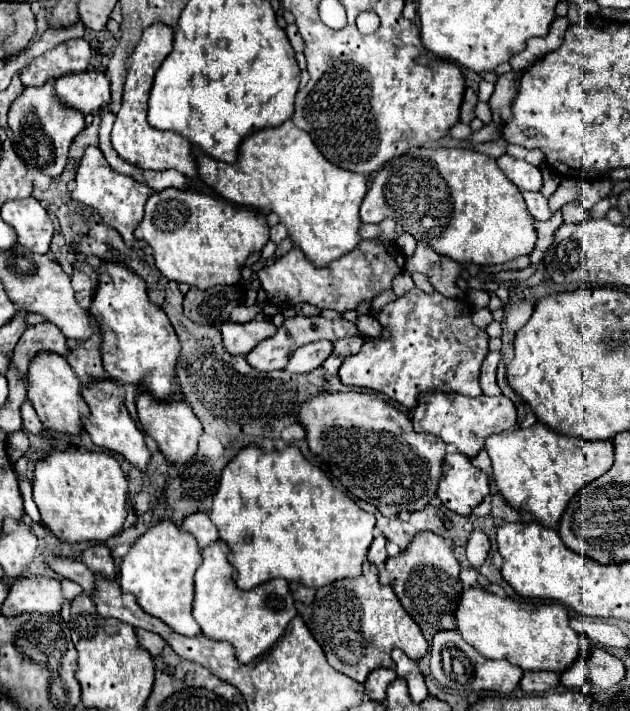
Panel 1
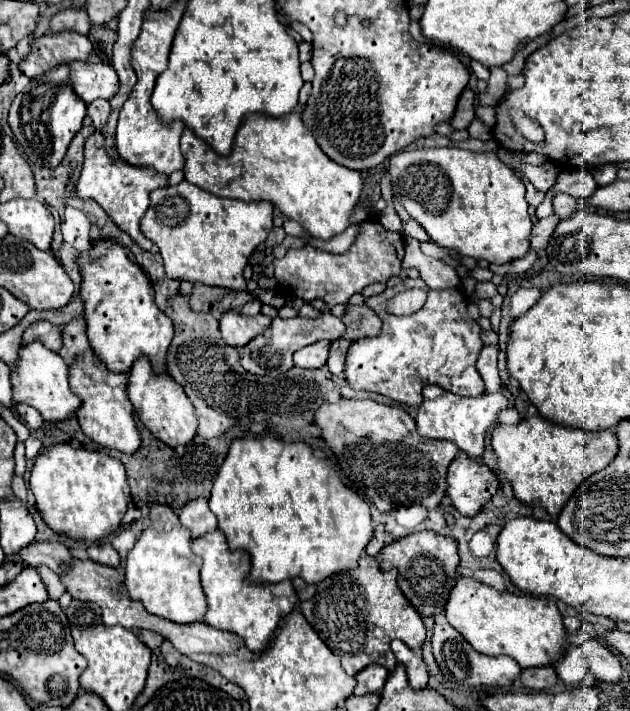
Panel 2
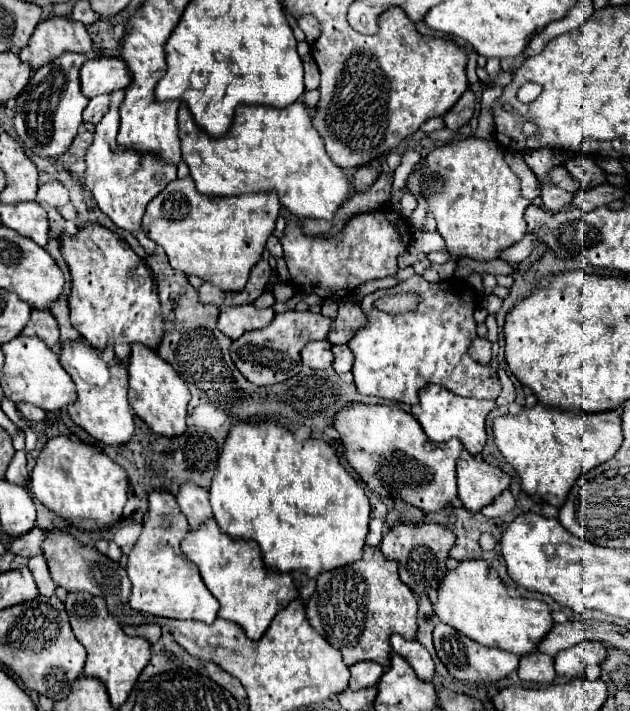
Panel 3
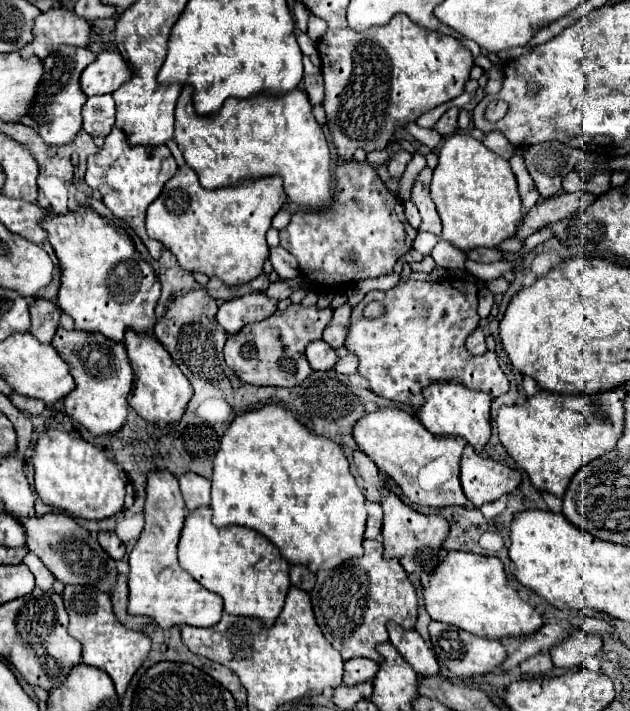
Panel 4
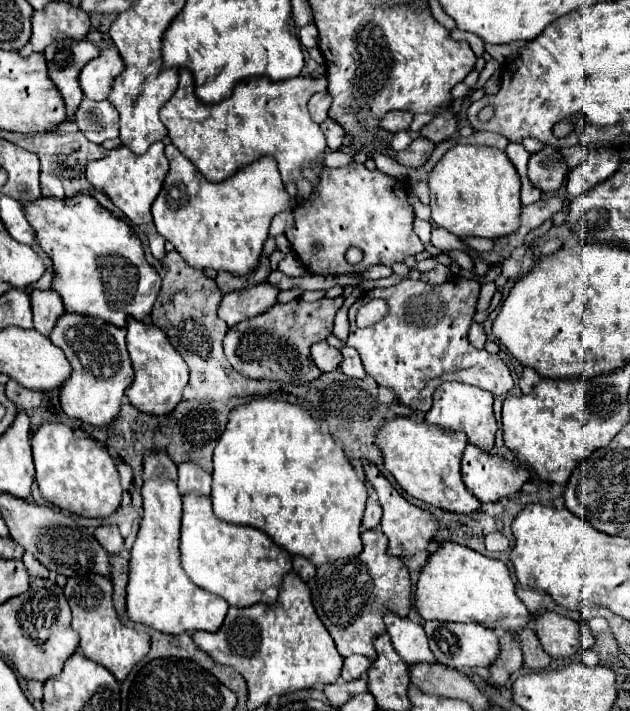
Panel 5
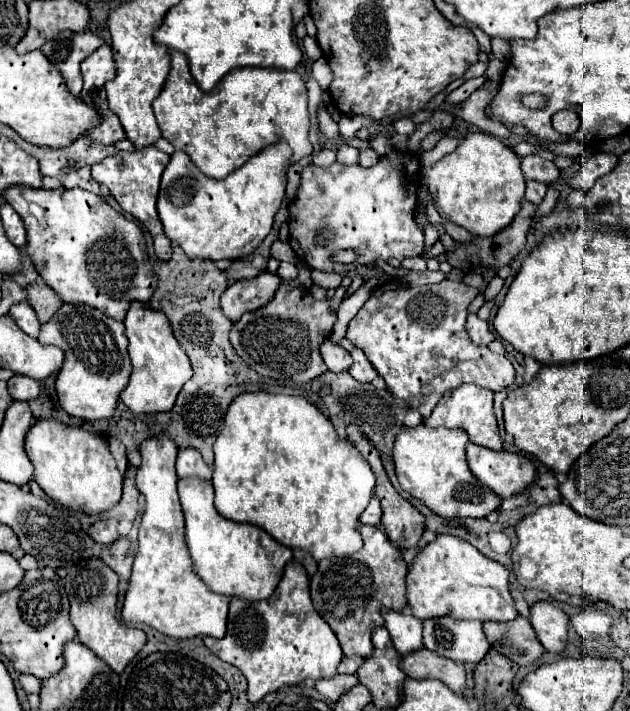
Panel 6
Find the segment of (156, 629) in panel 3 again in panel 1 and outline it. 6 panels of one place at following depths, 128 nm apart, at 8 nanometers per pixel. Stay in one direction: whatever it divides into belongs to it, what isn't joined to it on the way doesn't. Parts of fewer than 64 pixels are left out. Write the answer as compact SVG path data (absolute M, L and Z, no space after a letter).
M136 628L136 636L138 636L140 646L144 646L144 648L154 656L154 658L162 654L162 650L164 650L164 646L166 646L166 642L164 642L158 634L148 632L148 630L142 630L142 628Z

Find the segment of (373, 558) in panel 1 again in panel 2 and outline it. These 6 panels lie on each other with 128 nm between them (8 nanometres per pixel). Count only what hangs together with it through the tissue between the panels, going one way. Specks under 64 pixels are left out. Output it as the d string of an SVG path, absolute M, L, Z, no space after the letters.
M378 524L378 526L374 528L374 538L372 538L372 540L368 542L368 546L366 546L366 554L370 554L370 556L378 556L378 554L380 554L380 550L382 550L382 546L384 546L382 534L384 534L384 526Z

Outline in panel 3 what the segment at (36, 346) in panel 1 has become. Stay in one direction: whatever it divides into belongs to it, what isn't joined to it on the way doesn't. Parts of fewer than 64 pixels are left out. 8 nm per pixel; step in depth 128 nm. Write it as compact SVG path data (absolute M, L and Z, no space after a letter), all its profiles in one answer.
M32 310L32 316L30 316L30 322L28 326L22 330L24 336L38 336L40 340L44 340L44 344L48 348L54 348L58 346L58 338L60 338L60 332L58 332L58 322L56 318L52 316L50 310Z

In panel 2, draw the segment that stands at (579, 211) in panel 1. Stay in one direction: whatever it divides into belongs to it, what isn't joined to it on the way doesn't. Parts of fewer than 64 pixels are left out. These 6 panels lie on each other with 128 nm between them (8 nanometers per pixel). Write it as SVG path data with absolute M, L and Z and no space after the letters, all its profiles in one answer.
M556 194L552 198L552 206L554 206L554 214L558 214L558 218L564 220L578 210L578 200L570 194Z

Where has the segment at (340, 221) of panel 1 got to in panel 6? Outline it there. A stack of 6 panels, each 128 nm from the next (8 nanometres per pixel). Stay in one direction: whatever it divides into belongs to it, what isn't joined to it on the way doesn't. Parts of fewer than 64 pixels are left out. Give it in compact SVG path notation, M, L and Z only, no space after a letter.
M168 50L170 54L170 74L160 92L152 102L162 138L166 138L176 150L184 150L192 162L210 178L226 178L230 172L240 168L248 158L258 154L262 148L286 140L292 148L292 164L304 156L312 154L312 144L308 140L310 116L308 116L308 92L306 82L296 70L278 70L278 68L242 68L232 70L224 80L210 92L202 92L194 82L188 60L178 50Z

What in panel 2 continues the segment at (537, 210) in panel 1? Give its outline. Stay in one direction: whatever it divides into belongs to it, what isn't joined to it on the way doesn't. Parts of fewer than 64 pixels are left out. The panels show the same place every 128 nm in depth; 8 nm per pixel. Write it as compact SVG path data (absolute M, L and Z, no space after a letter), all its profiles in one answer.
M524 180L524 184L526 184L526 200L528 200L528 204L538 206L544 200L544 192L536 190L532 184L528 184L528 180Z

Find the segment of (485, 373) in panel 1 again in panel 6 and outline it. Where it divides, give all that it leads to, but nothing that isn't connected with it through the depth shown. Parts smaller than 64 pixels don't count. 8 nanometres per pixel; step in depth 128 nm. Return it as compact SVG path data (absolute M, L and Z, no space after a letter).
M468 314L468 322L466 322L466 332L470 336L470 340L478 346L486 346L494 340L494 334L488 328L488 322L480 320L476 314Z

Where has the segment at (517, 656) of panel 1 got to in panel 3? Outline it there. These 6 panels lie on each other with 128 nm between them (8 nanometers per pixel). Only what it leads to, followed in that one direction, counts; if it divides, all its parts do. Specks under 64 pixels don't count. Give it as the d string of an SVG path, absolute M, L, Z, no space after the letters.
M464 560L454 570L446 572L446 578L438 588L434 612L444 624L456 628L482 646L502 648L516 652L518 656L536 650L536 644L544 638L544 634L550 632L554 624L550 608L542 600L510 598L498 572L484 560Z

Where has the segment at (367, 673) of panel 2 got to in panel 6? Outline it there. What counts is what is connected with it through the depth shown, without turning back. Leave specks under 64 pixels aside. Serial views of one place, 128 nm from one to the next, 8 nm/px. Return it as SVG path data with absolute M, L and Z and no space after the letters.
M344 656L338 664L338 674L356 674L356 670L362 666L364 658L360 656Z

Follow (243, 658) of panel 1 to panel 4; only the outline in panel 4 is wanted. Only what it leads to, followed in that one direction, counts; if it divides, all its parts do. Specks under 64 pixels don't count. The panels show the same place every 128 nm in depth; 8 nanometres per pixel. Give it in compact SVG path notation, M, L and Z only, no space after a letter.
M196 508L186 516L178 544L180 566L206 590L224 598L224 612L260 618L266 626L274 624L290 588L288 560L256 530L244 526L216 528L210 518L210 508Z

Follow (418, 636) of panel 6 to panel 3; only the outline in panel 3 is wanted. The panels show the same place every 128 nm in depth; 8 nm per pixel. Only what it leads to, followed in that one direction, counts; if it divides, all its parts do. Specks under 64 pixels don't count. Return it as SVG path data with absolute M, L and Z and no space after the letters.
M400 634L390 636L392 650L408 660L420 680L430 680L434 676L434 662L430 652L418 640L404 640Z

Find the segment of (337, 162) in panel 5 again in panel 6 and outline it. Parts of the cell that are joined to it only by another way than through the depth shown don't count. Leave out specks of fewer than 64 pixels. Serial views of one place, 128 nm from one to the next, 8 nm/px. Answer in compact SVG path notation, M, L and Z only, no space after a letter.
M323 149L320 150L317 154L312 154L312 164L316 166L327 167L333 164L336 161L336 152Z

